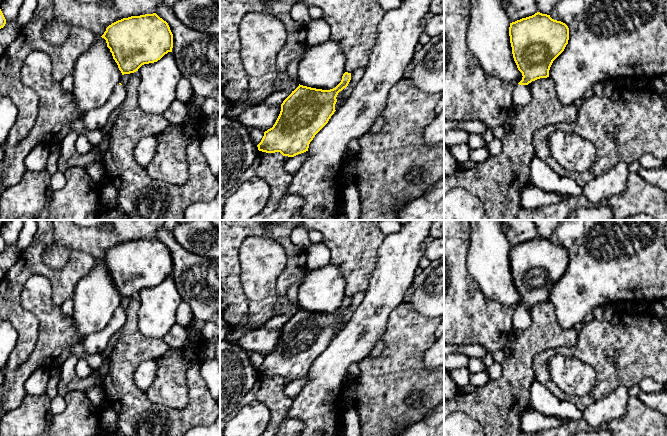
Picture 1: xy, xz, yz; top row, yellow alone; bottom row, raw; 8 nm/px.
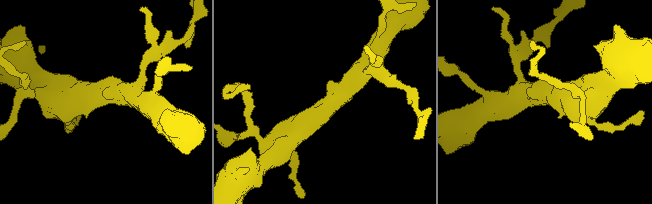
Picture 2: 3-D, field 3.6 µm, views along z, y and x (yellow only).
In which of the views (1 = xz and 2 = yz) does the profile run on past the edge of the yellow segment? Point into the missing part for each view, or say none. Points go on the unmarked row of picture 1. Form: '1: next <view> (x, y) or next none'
1: next none
2: next yz (521, 318)

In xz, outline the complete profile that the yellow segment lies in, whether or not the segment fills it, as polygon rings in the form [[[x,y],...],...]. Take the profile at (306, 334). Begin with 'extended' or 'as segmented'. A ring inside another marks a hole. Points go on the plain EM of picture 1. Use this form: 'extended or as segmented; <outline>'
as segmented; [[[345,296],[341,306],[333,313],[322,314],[300,309],[281,328],[280,338],[272,352],[264,356],[258,374],[266,377],[280,376],[283,380],[294,381],[308,375],[315,359],[328,347],[334,338],[337,319],[346,312],[351,297]]]

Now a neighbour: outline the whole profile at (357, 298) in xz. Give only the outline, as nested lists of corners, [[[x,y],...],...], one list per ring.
[[[360,291],[355,293],[351,297],[351,304],[346,312],[340,315],[336,321],[337,326],[335,328],[335,334],[337,334],[347,323],[349,318],[353,315],[355,309],[359,306],[359,304],[363,301],[364,292]]]

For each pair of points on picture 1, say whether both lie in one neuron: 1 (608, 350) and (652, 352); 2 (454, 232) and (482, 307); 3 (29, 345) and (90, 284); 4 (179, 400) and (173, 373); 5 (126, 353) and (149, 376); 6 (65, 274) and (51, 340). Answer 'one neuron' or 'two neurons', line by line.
1: one neuron
2: one neuron
3: two neurons
4: one neuron
5: two neurons
6: two neurons

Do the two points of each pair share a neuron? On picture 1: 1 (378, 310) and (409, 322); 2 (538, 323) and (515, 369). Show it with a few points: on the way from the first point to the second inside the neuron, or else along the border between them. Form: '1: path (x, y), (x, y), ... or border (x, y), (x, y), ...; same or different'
1: border (403, 301), (391, 312), (386, 330), (381, 336); different
2: path (537, 334), (520, 351), (519, 358); same

